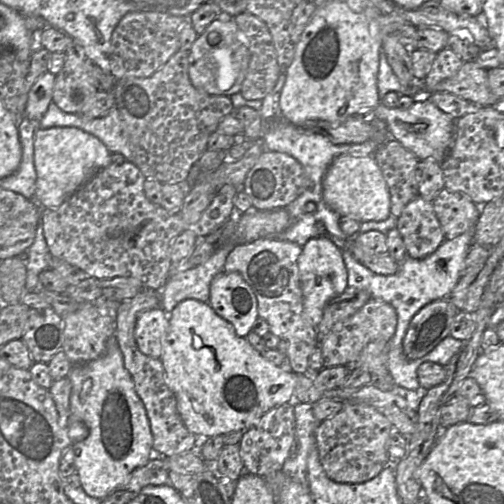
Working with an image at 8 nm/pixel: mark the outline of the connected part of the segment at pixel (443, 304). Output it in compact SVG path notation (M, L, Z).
M449 298L432 301L421 308L411 319L403 339L405 356L415 360L428 354L449 335L458 312Z

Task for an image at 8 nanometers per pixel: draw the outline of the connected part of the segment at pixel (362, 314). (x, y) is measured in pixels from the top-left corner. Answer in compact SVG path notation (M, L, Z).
M370 298L357 312L337 322L322 339L319 346L322 350L324 367L352 365L363 349L371 342L388 342L395 333L397 313L395 308L380 299Z

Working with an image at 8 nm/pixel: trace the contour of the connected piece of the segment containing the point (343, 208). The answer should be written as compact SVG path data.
M344 154L336 157L323 178L322 197L326 205L341 217L359 222L383 221L391 214L389 190L373 155L356 157Z

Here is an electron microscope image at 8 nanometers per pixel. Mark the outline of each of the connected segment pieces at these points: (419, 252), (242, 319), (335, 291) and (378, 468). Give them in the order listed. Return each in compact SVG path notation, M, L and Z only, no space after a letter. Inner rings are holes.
M420 195L405 206L396 227L405 244L407 255L415 259L426 258L445 240L432 202L426 201Z
M221 272L213 279L210 285L209 304L217 315L232 324L239 337L246 337L258 318L256 296L238 272Z
M328 236L311 238L302 246L298 258L298 269L304 313L310 323L317 327L328 302L342 294L348 287L348 274L342 258L342 251Z
M345 402L337 414L321 422L316 430L319 459L326 475L338 483L363 483L378 475L387 466L386 442L392 429L396 428L374 407L362 403Z

